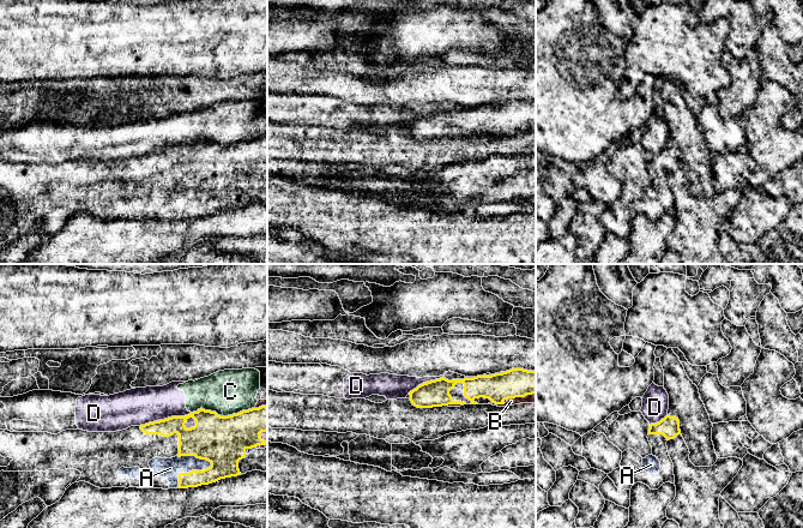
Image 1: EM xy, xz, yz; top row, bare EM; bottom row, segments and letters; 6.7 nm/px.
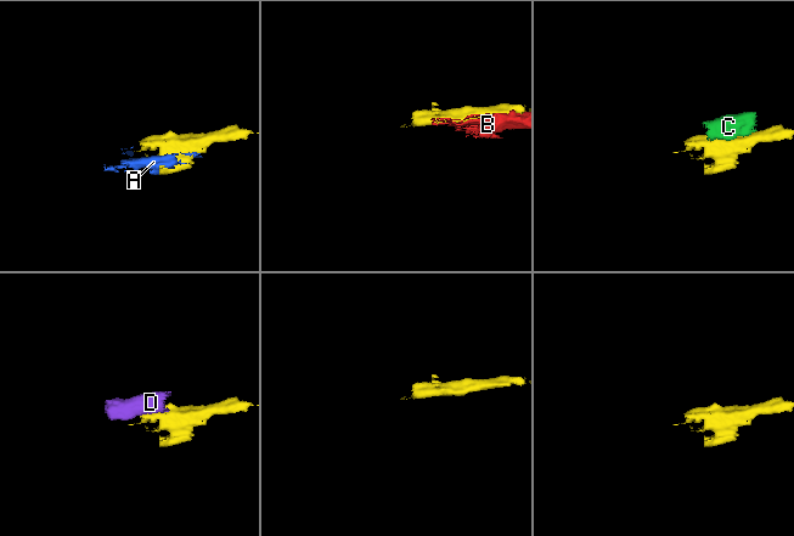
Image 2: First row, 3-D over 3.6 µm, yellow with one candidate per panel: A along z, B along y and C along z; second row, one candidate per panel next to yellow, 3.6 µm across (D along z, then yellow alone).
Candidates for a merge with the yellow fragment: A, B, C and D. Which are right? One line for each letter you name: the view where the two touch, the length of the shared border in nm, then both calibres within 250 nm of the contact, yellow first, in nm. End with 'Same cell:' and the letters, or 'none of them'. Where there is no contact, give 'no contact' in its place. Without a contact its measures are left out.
A: xy | 280 nm | 260/140 nm
Same cell: A

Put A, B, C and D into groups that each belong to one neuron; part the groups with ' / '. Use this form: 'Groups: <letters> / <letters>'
Groups: A / B / C D

